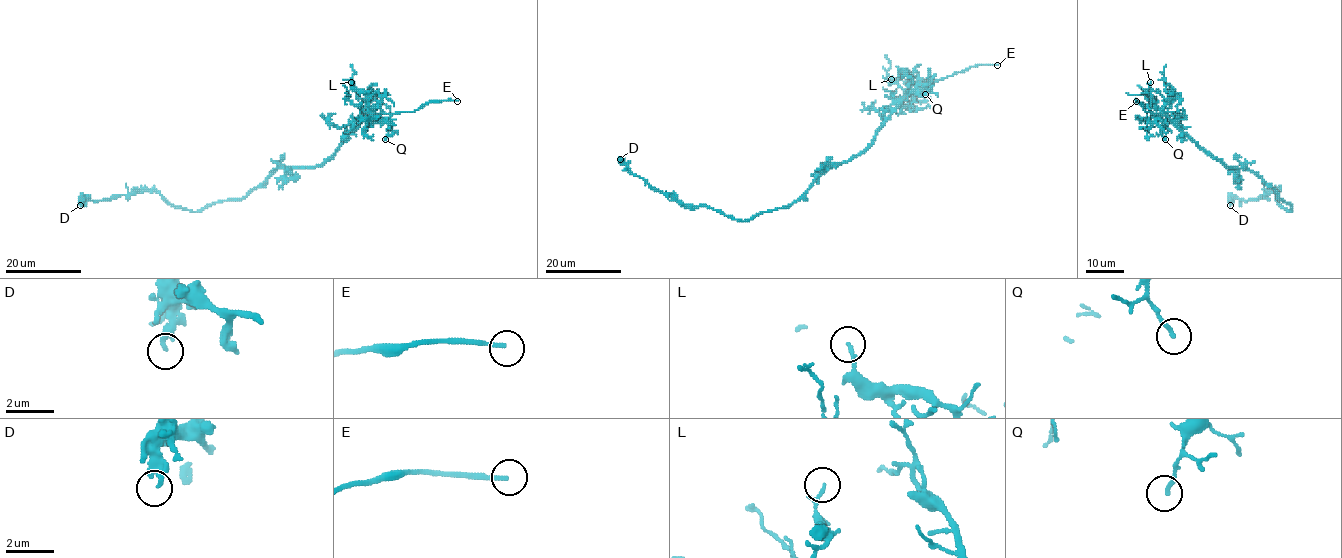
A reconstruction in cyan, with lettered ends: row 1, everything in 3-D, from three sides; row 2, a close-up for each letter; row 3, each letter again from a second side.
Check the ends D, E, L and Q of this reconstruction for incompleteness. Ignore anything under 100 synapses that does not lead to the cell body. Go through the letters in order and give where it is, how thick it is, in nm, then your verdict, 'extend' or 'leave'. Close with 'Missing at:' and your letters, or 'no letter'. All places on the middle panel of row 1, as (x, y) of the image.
D: (620, 159) | 240 nm | leave
E: (997, 65) | 160 nm | extend
L: (891, 79) | 140 nm | leave
Q: (925, 94) | 150 nm | leave
Missing at: E

